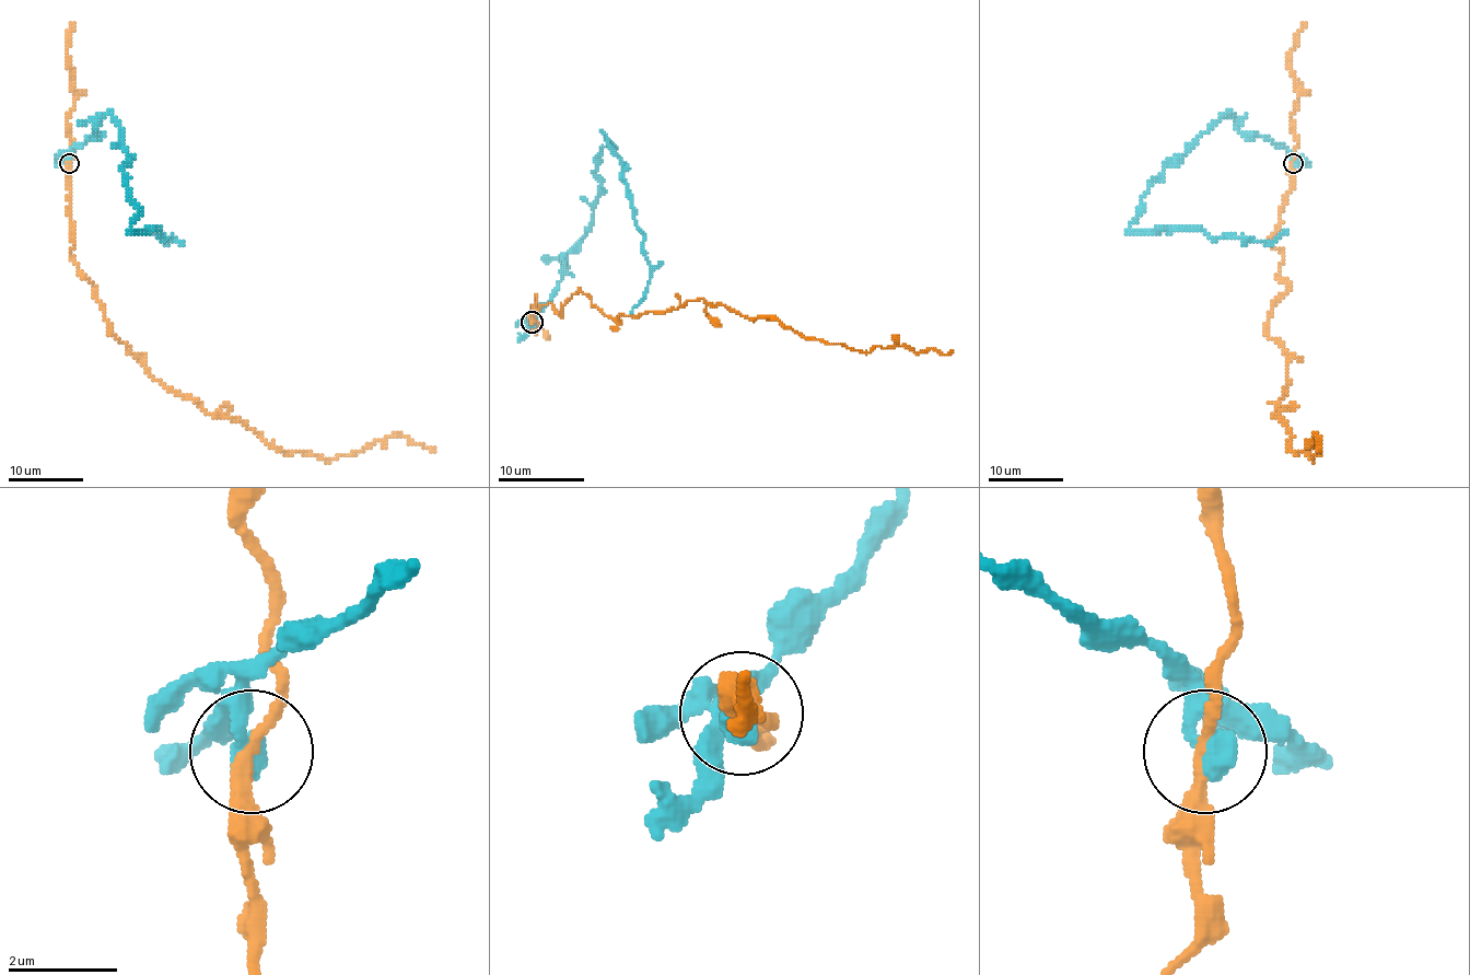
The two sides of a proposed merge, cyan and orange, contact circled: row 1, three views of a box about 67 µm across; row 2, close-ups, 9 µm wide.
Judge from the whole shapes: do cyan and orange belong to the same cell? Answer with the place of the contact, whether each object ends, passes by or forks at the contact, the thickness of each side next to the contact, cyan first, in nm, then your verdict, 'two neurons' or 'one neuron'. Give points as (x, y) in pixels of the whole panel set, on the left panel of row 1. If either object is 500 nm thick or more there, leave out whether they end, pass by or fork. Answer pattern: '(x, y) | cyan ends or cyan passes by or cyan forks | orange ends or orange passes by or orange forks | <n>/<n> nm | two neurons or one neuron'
(69, 163) | 500/200 nm | two neurons

